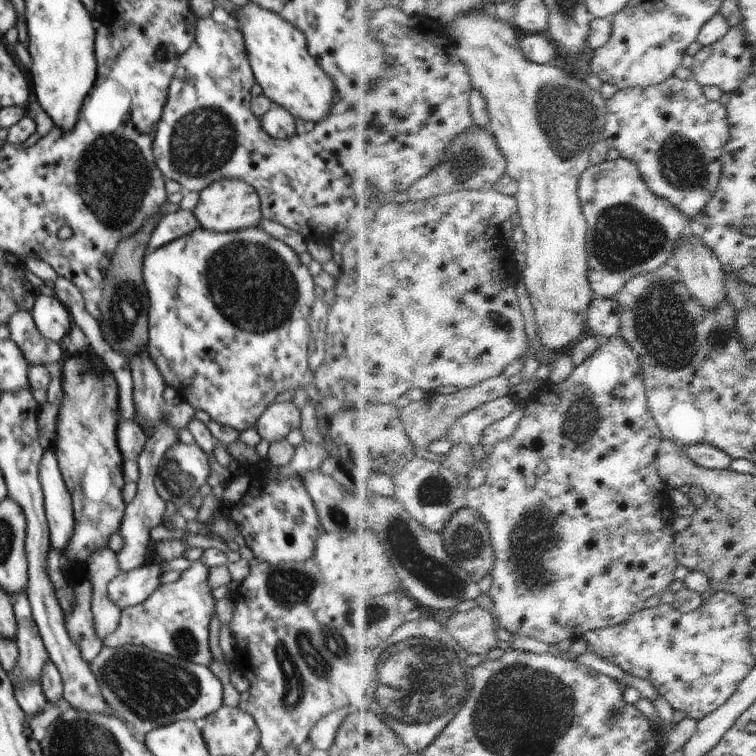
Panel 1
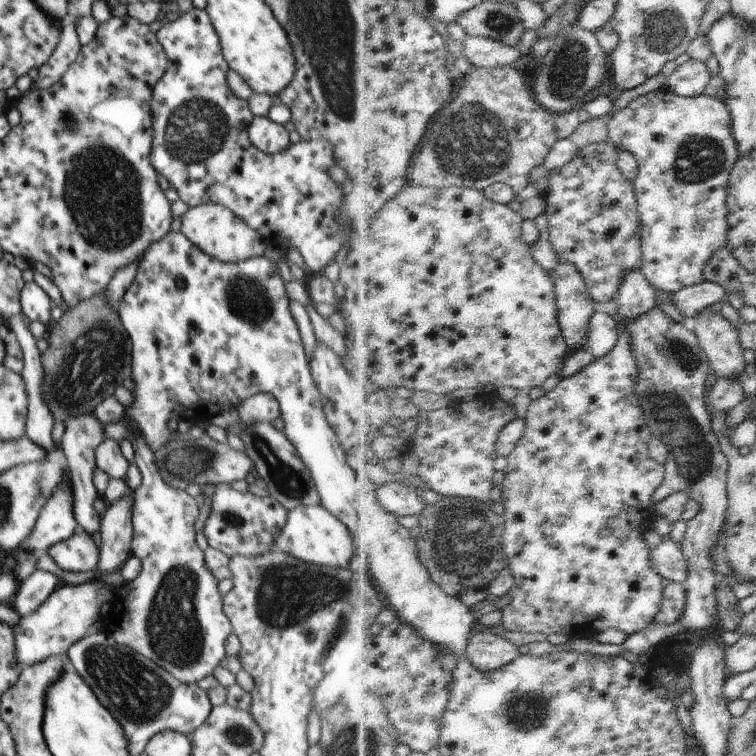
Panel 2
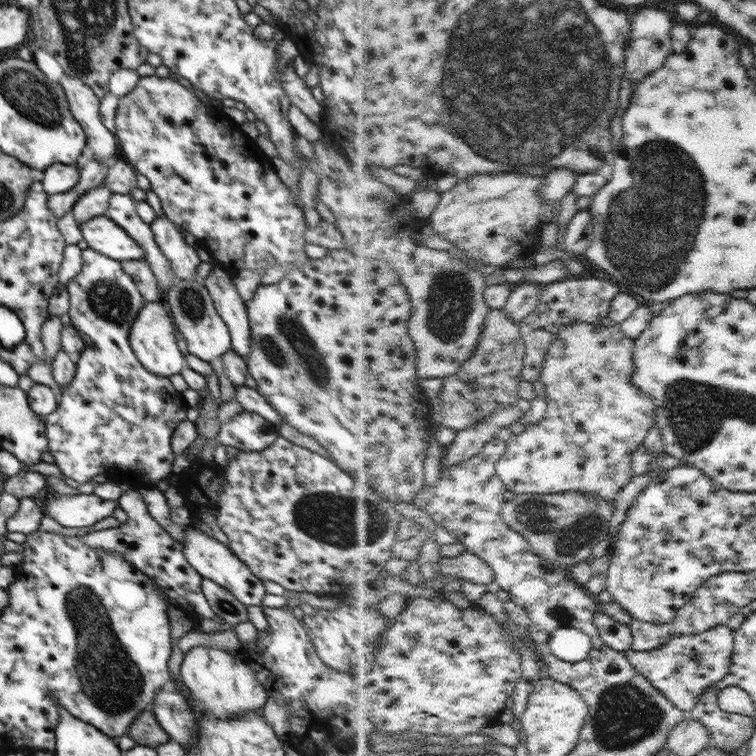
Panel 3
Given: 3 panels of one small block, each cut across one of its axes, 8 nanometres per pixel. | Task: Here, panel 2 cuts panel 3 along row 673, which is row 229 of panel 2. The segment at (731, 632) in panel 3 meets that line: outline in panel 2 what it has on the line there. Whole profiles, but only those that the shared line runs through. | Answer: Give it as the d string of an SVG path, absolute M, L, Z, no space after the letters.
M672 88L658 89L633 100L616 113L610 123L608 141L632 151L640 163L635 182L642 214L640 241L644 250L642 272L662 292L678 294L684 288L705 283L708 262L730 244L730 179L738 160L740 144L734 132L734 115L726 101L718 96L684 96Z

